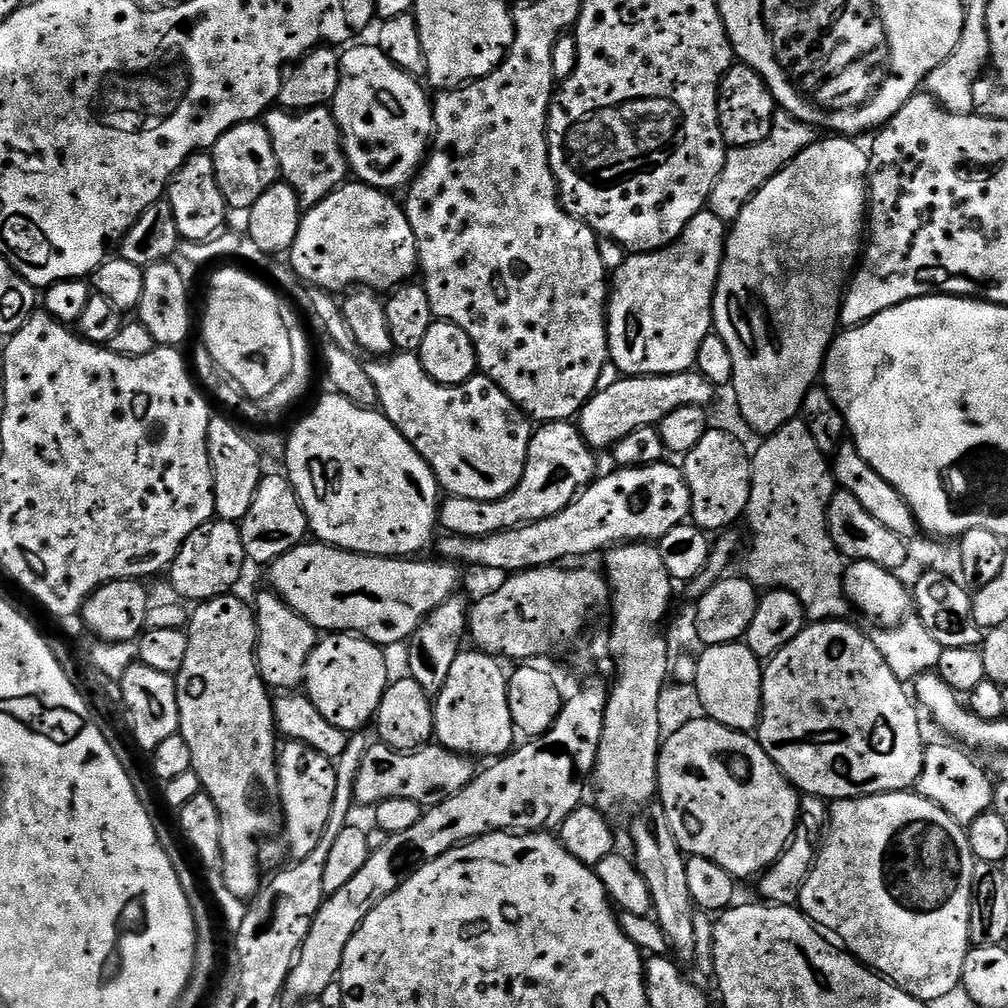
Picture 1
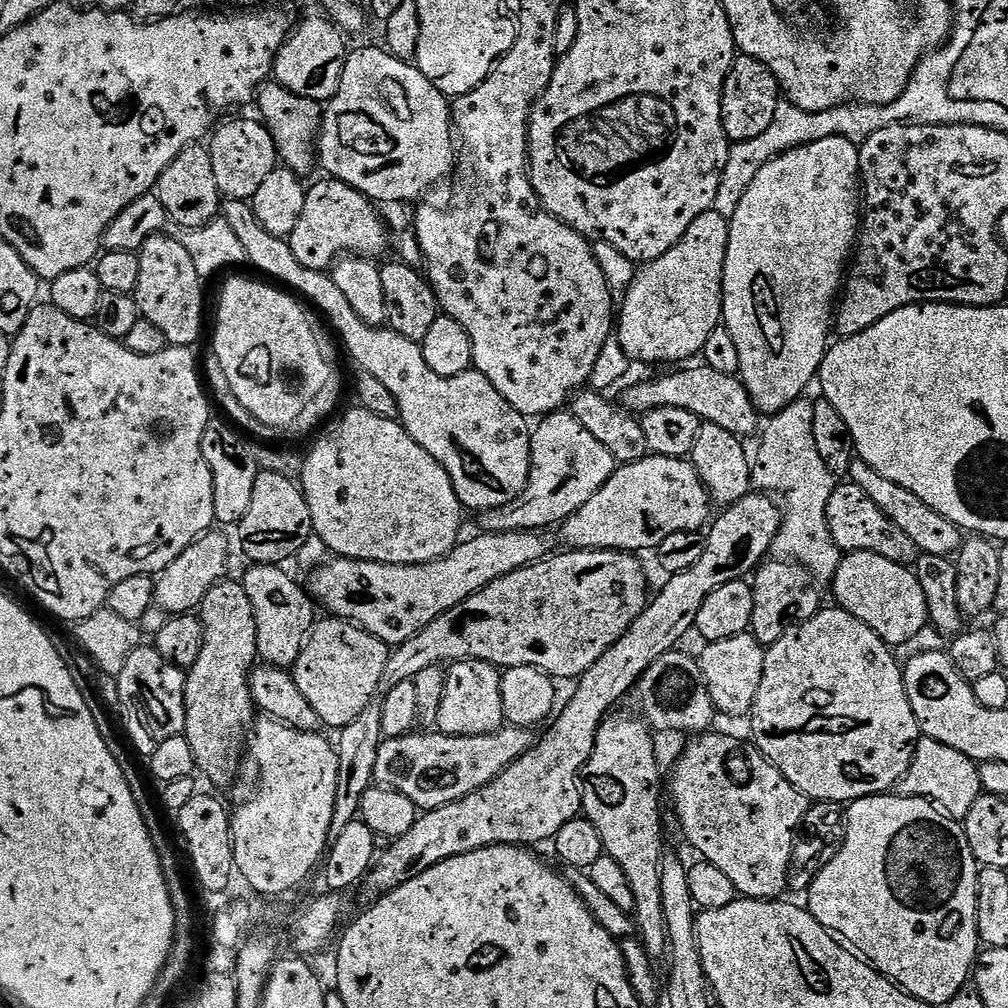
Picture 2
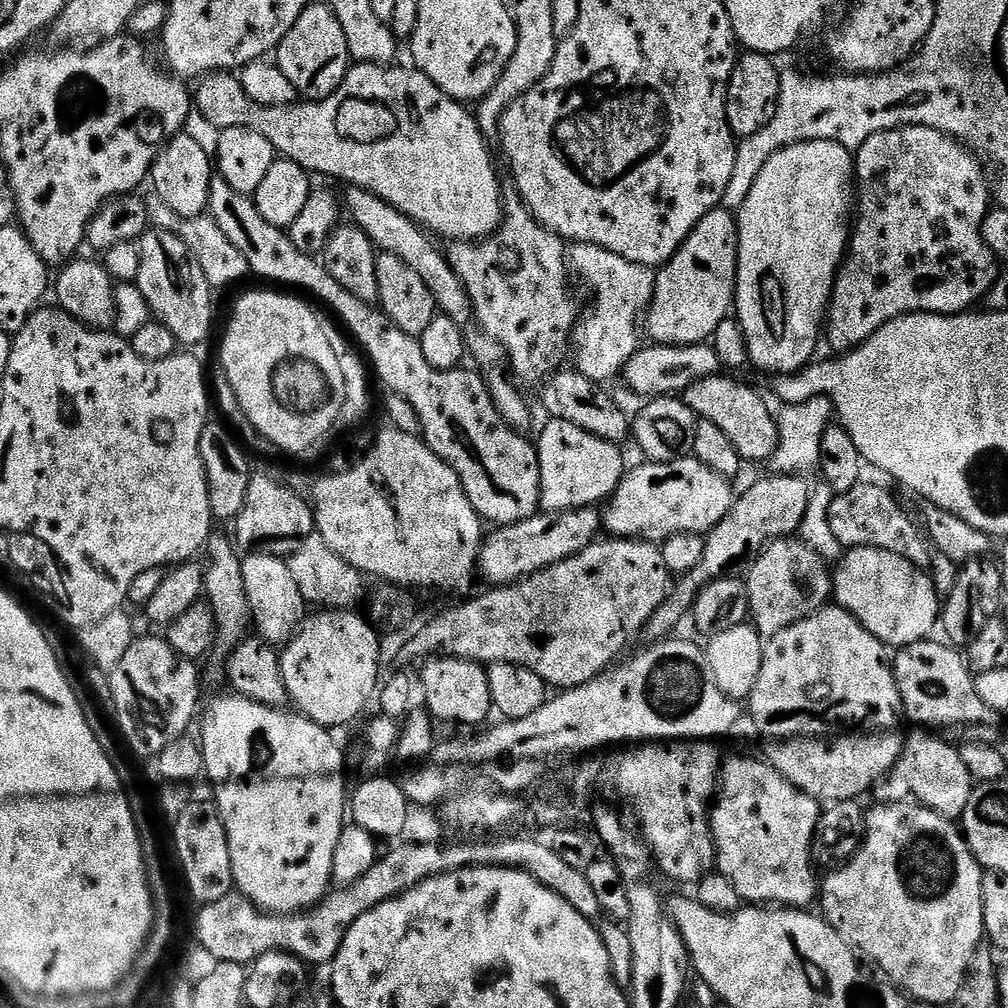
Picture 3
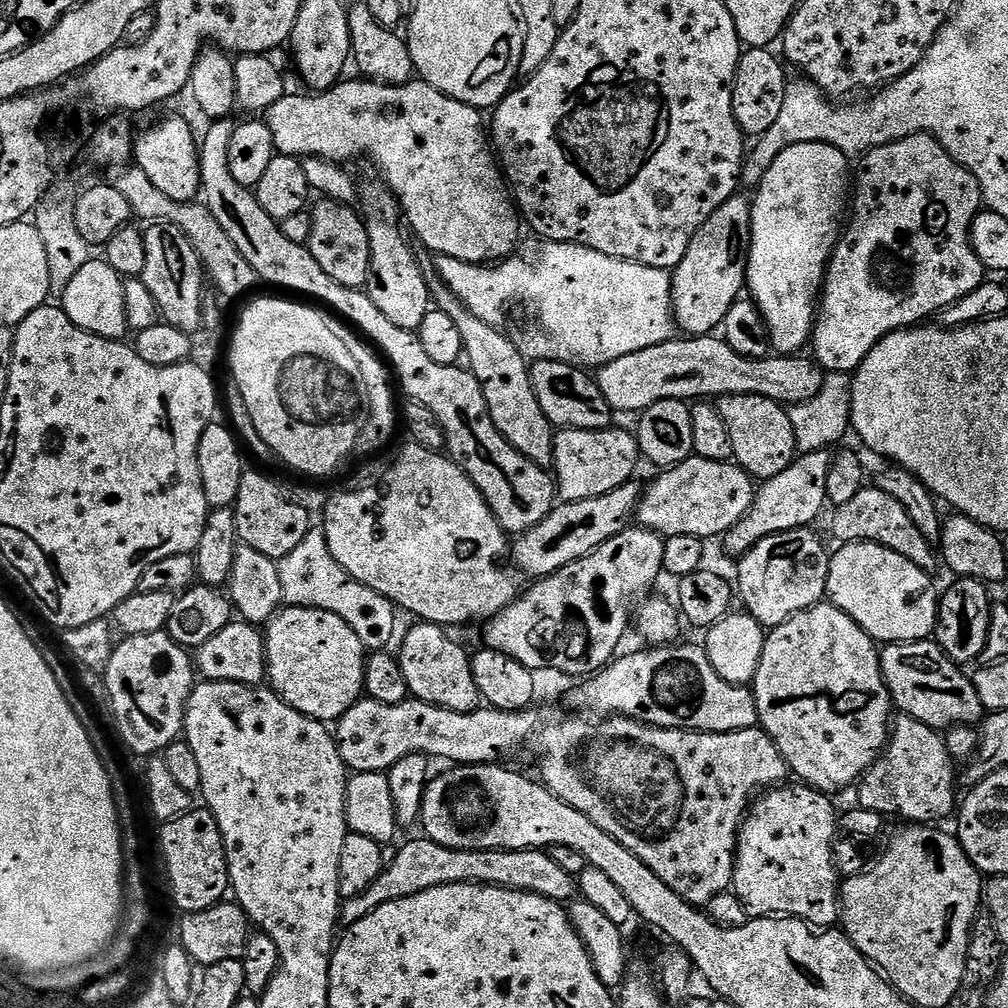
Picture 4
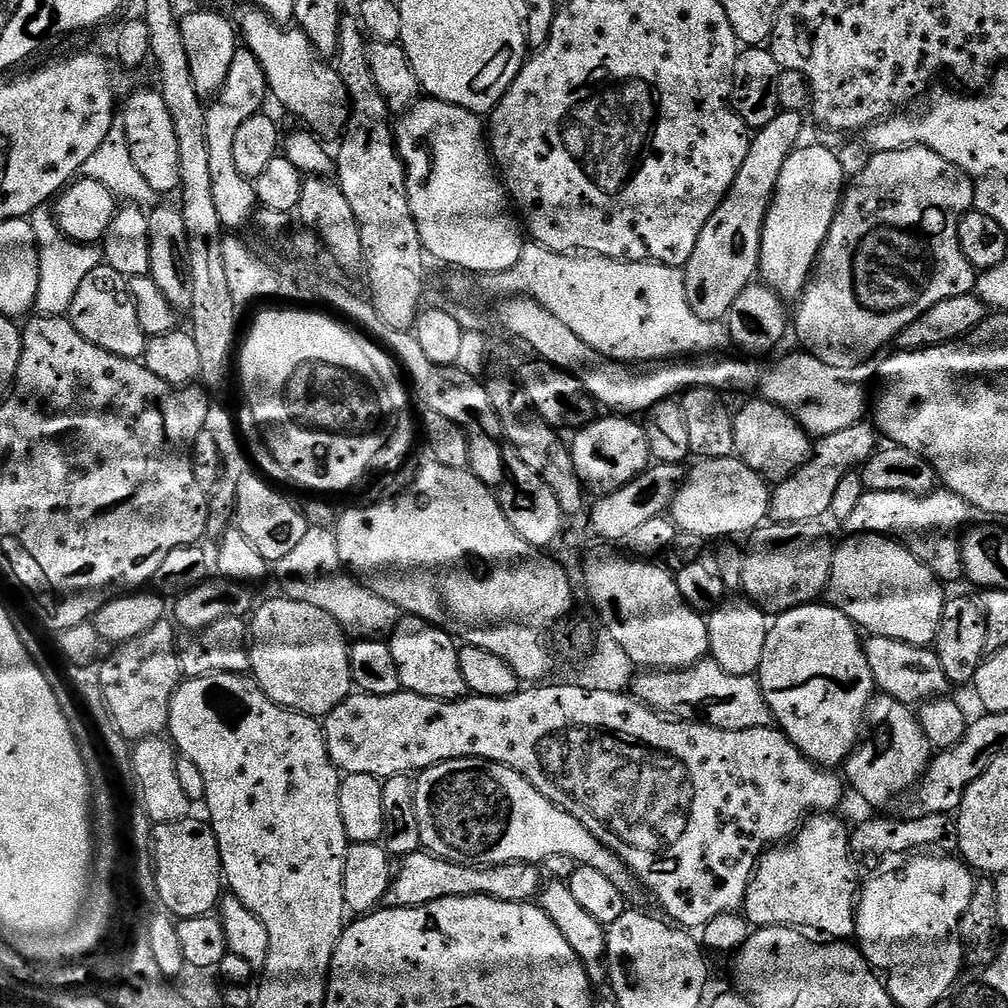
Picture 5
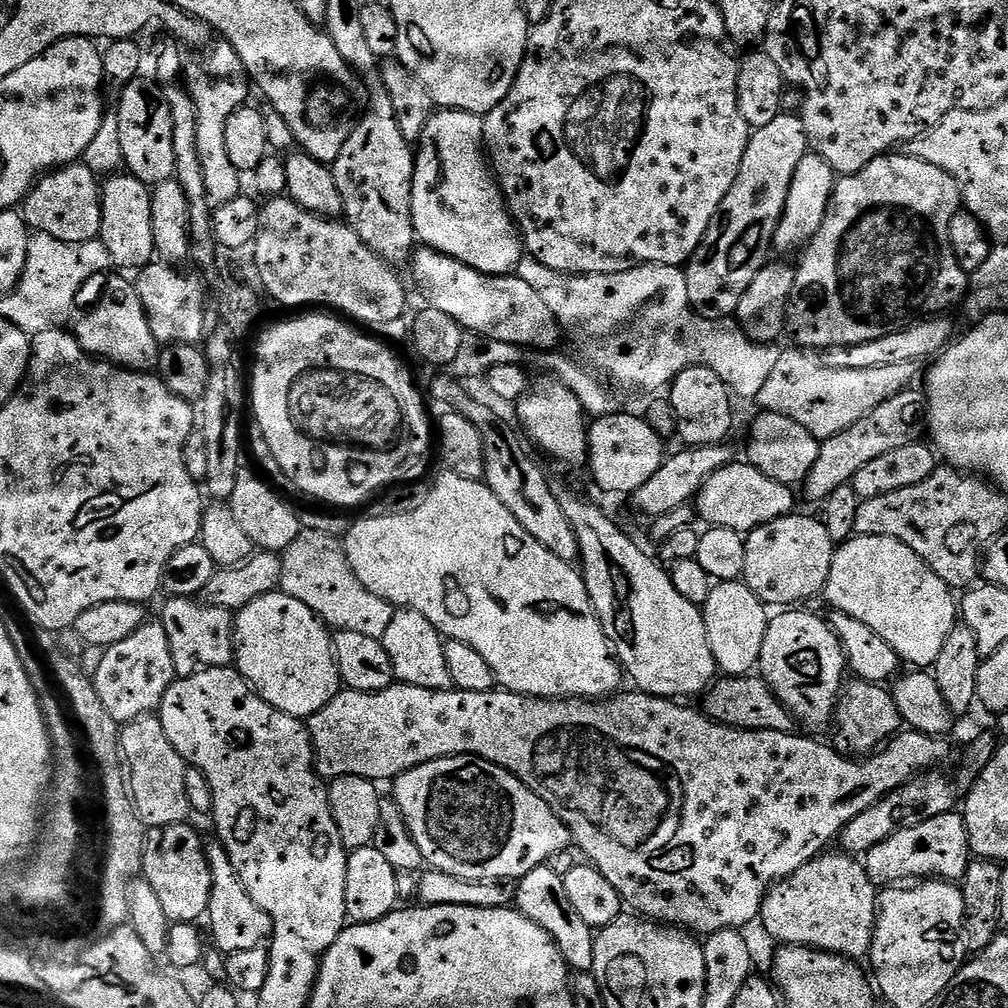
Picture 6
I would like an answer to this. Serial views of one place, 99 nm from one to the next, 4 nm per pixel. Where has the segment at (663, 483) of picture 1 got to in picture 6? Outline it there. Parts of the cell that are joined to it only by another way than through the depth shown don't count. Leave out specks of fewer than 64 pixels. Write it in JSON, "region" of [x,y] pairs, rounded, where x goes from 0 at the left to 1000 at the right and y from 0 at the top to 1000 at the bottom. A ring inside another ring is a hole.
{"region":[[[727,458],[716,462],[716,466],[712,466],[708,470],[704,470],[704,474],[696,482],[696,486],[688,493],[688,503],[692,509],[693,515],[699,516],[699,521],[707,524],[723,524],[729,528],[744,529],[752,522],[756,522],[760,518],[768,518],[777,512],[787,511],[790,500],[790,492],[783,481],[776,478],[768,478],[768,474],[760,474],[760,470],[756,470],[747,460],[741,458]]]}

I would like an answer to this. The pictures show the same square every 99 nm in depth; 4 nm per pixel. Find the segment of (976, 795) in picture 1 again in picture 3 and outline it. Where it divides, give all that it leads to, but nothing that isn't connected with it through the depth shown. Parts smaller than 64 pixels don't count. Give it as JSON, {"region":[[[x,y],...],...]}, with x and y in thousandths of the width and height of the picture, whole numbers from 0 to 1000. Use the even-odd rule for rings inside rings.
{"region":[[[905,724],[900,727],[897,744],[894,746],[891,756],[881,765],[881,769],[869,779],[867,783],[868,793],[874,798],[895,798],[908,796],[917,799],[918,802],[935,808],[945,815],[951,814],[958,804],[958,796],[962,796],[962,788],[966,781],[966,775],[962,764],[958,764],[958,756],[954,756],[952,742],[947,737],[941,736],[936,729],[926,728],[921,724]]]}

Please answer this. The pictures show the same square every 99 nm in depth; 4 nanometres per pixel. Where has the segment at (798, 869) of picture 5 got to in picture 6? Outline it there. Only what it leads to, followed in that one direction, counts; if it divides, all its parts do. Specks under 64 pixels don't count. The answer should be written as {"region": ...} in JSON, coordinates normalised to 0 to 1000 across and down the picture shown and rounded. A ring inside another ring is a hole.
{"region":[[[818,844],[800,859],[796,859],[796,863],[788,863],[788,867],[767,877],[758,888],[752,913],[753,916],[758,916],[759,923],[771,933],[771,938],[810,940],[813,944],[826,944],[829,948],[838,948],[843,953],[853,954],[865,942],[871,881],[859,867],[856,856],[850,855],[836,844],[825,844]]]}

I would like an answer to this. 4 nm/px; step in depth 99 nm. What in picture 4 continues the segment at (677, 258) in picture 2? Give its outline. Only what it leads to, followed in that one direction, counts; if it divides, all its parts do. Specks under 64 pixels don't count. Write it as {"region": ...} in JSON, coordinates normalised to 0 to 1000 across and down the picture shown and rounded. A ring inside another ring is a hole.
{"region":[[[737,192],[725,194],[688,232],[681,256],[667,272],[667,312],[672,326],[684,333],[700,333],[717,322],[724,304],[740,286],[742,245],[746,242],[746,203]]]}

